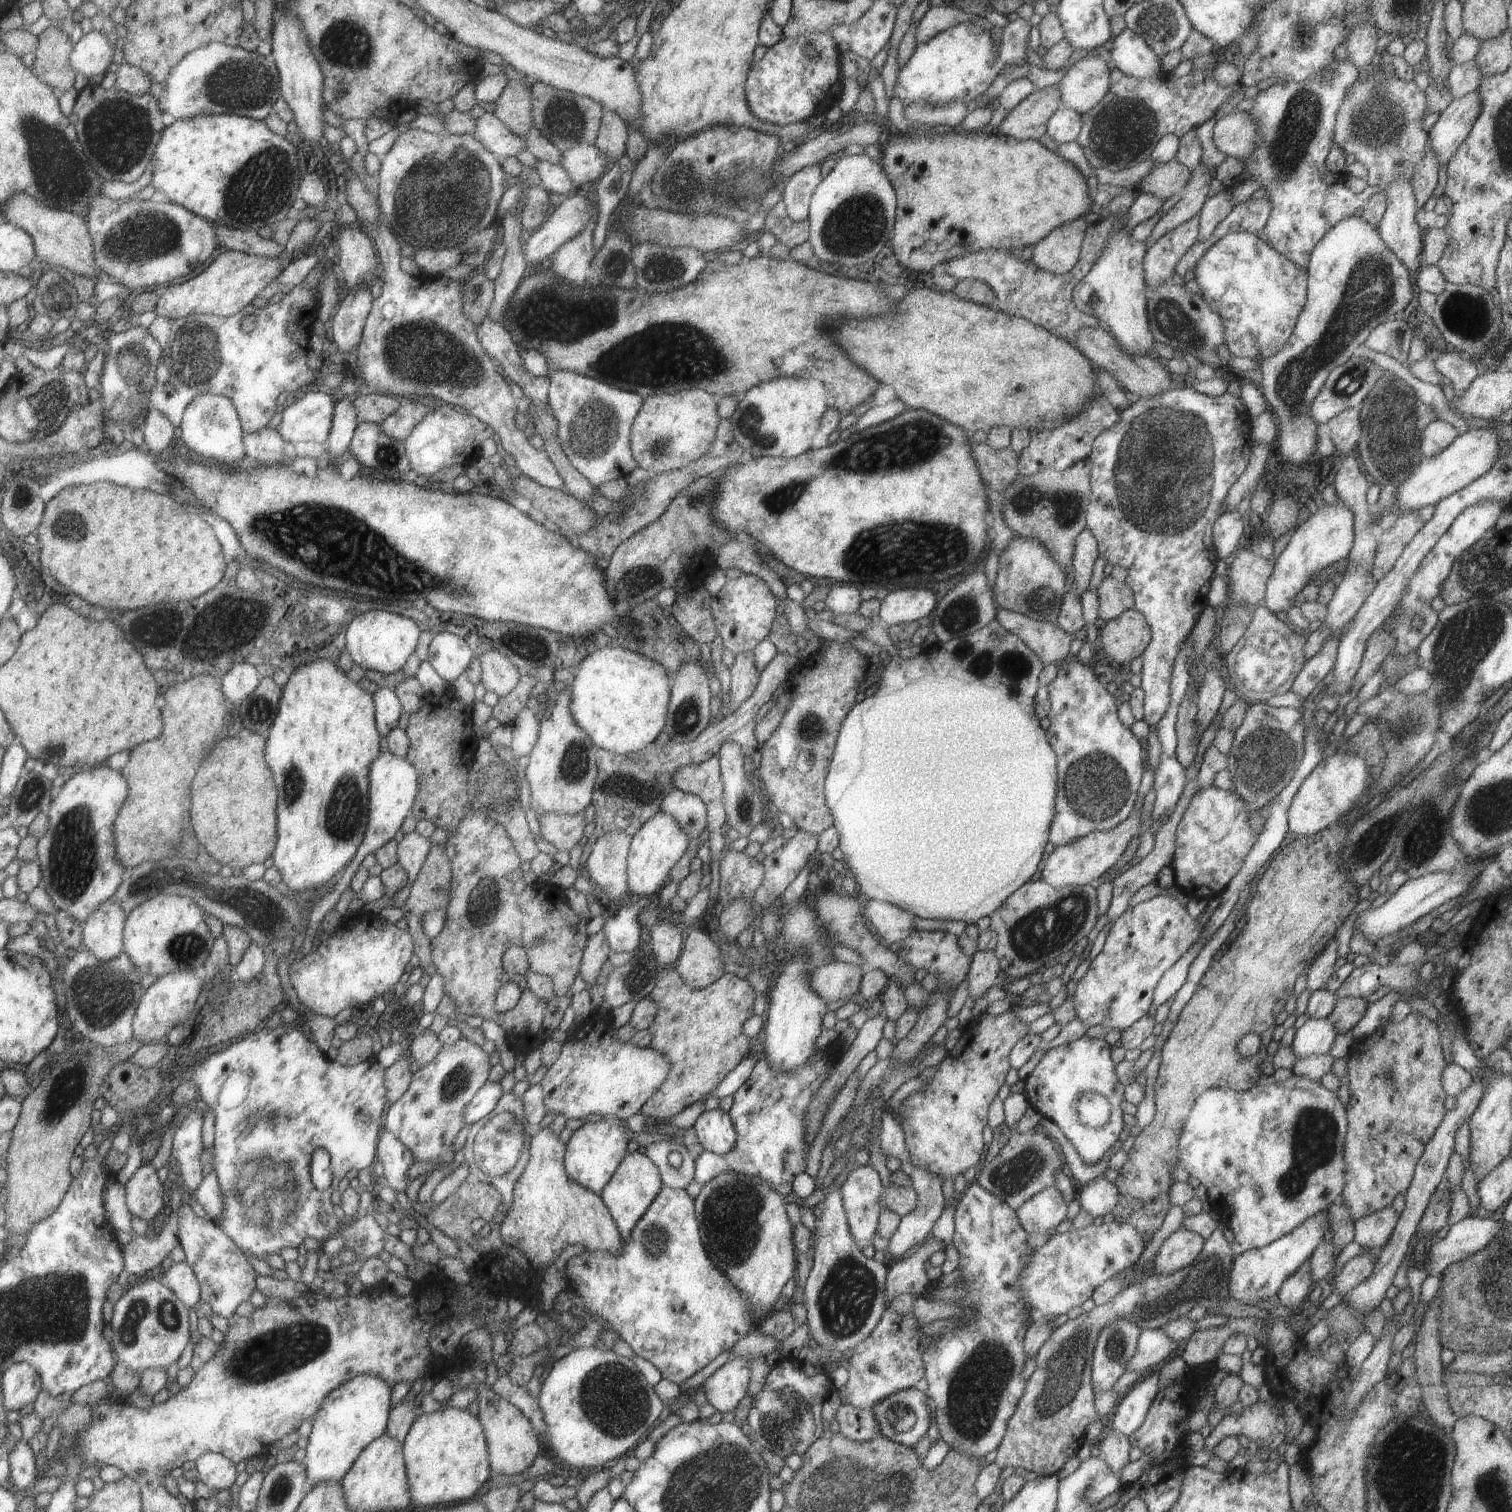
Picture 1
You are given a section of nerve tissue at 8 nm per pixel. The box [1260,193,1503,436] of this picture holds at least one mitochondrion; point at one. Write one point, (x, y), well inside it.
(1469, 315)

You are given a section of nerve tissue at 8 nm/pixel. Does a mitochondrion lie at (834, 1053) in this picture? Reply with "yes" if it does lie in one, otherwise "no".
no

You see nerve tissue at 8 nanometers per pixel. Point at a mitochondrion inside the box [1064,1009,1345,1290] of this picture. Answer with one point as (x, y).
(1316, 1131)

